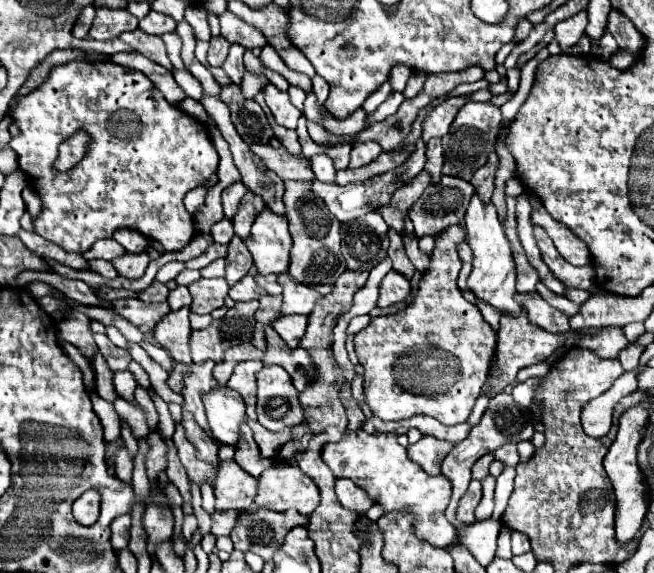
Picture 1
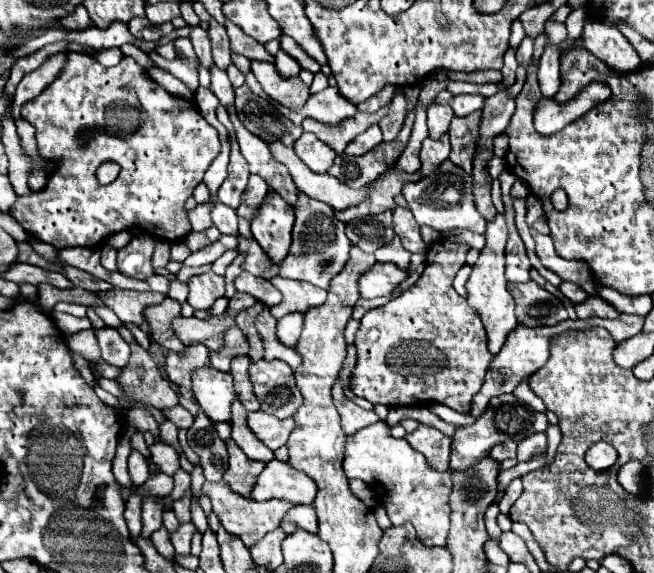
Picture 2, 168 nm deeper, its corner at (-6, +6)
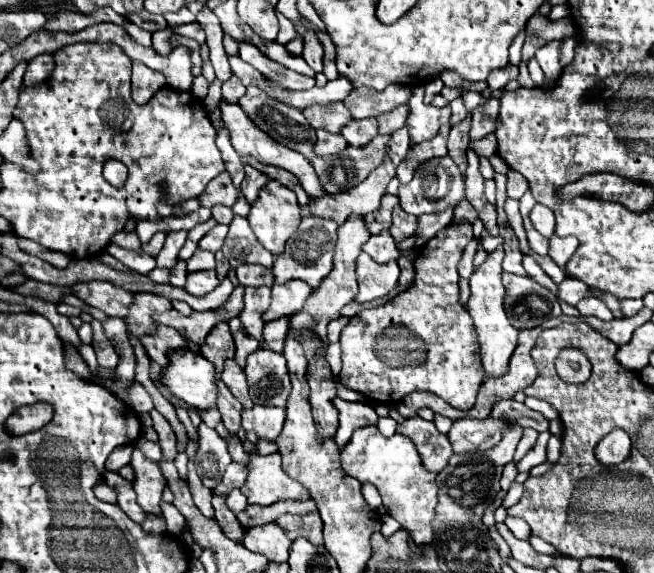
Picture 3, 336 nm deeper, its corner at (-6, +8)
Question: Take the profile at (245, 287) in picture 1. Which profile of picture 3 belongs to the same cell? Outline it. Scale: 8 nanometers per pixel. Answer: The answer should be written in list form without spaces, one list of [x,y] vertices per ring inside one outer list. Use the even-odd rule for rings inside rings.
[[[243,263],[241,267],[235,269],[237,273],[237,279],[243,287],[271,287],[273,285],[273,275],[271,275],[271,269],[265,269],[261,265],[249,265],[249,263]]]

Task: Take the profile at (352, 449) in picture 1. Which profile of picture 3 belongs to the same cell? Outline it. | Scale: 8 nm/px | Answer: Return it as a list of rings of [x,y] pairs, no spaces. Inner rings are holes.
[[[375,425],[363,427],[353,433],[349,443],[341,451],[341,467],[349,477],[361,483],[373,483],[387,507],[389,515],[401,523],[413,535],[417,545],[427,545],[433,541],[433,519],[437,507],[437,481],[435,473],[427,471],[419,459],[415,445],[395,433],[393,437],[383,437]]]

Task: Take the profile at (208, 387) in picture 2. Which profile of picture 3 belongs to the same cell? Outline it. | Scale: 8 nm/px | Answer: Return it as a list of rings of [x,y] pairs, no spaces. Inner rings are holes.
[[[175,351],[171,355],[171,367],[167,367],[161,381],[189,407],[207,411],[217,405],[217,369],[195,351]]]

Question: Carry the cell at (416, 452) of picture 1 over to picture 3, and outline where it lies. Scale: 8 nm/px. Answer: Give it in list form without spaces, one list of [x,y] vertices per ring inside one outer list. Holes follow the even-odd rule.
[[[411,417],[405,419],[405,423],[397,425],[397,433],[409,437],[419,455],[423,465],[433,471],[439,473],[443,471],[443,467],[447,467],[453,451],[451,451],[451,443],[447,439],[447,435],[439,433],[433,421],[425,421],[421,417]]]

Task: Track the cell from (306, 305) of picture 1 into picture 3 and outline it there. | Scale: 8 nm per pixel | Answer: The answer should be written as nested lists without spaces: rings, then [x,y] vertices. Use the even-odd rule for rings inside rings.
[[[287,281],[287,283],[275,283],[271,287],[271,307],[263,315],[265,321],[279,319],[283,315],[295,315],[303,309],[305,301],[315,289],[303,281]]]

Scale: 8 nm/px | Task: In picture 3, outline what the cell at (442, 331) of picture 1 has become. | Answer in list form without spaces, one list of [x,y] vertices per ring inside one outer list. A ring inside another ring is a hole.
[[[467,223],[441,229],[415,259],[413,285],[381,307],[365,309],[351,317],[341,331],[343,369],[341,383],[367,399],[397,405],[413,391],[427,391],[455,409],[471,409],[479,385],[485,379],[477,333],[469,311],[459,303],[457,263],[465,245],[473,239]]]

